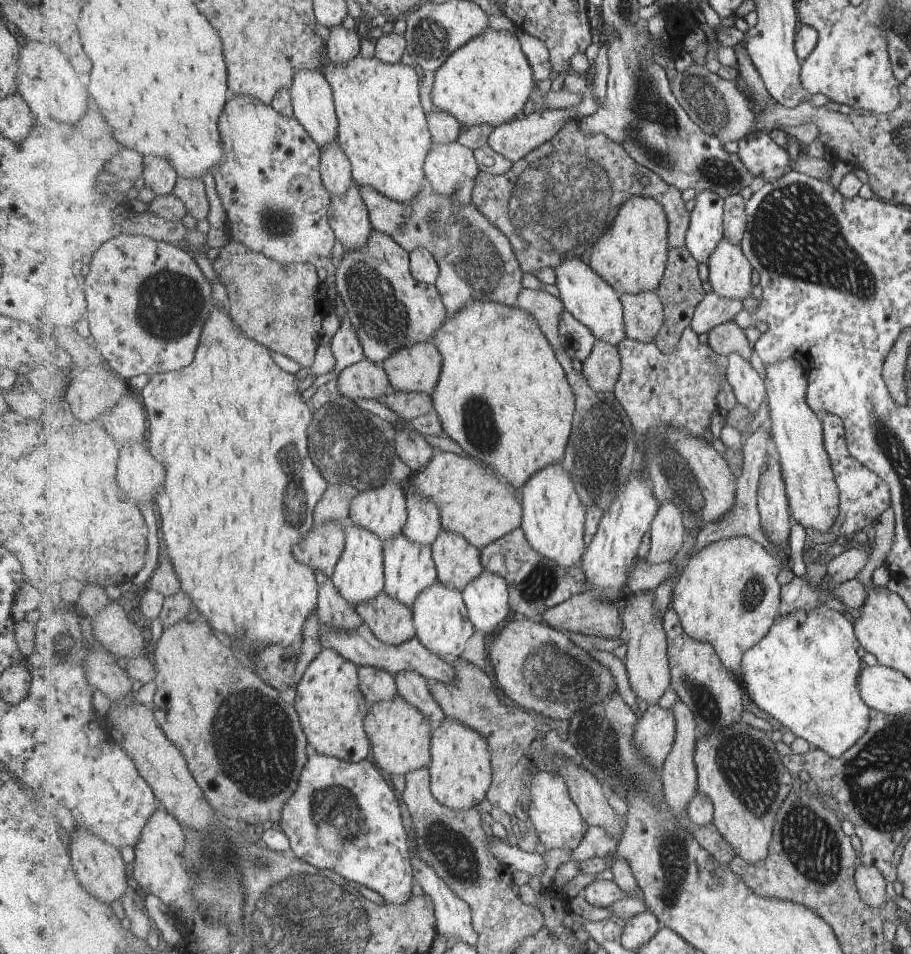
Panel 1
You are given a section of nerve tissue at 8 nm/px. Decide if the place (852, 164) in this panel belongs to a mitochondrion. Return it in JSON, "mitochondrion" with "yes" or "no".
{"mitochondrion":"no"}

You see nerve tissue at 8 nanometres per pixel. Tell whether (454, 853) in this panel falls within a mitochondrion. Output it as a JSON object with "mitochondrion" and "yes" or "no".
{"mitochondrion":"yes"}

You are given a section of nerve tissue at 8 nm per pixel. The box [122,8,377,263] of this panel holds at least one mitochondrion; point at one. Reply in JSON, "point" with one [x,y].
{"point":[278,222]}

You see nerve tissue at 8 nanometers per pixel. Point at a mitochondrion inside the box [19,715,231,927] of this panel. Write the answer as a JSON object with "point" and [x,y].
{"point":[208,867]}

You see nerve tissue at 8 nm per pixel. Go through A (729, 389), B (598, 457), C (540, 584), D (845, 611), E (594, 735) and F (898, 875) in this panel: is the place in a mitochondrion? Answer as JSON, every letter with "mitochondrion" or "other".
{"A":"other","B":"mitochondrion","C":"mitochondrion","D":"other","E":"mitochondrion","F":"other"}

